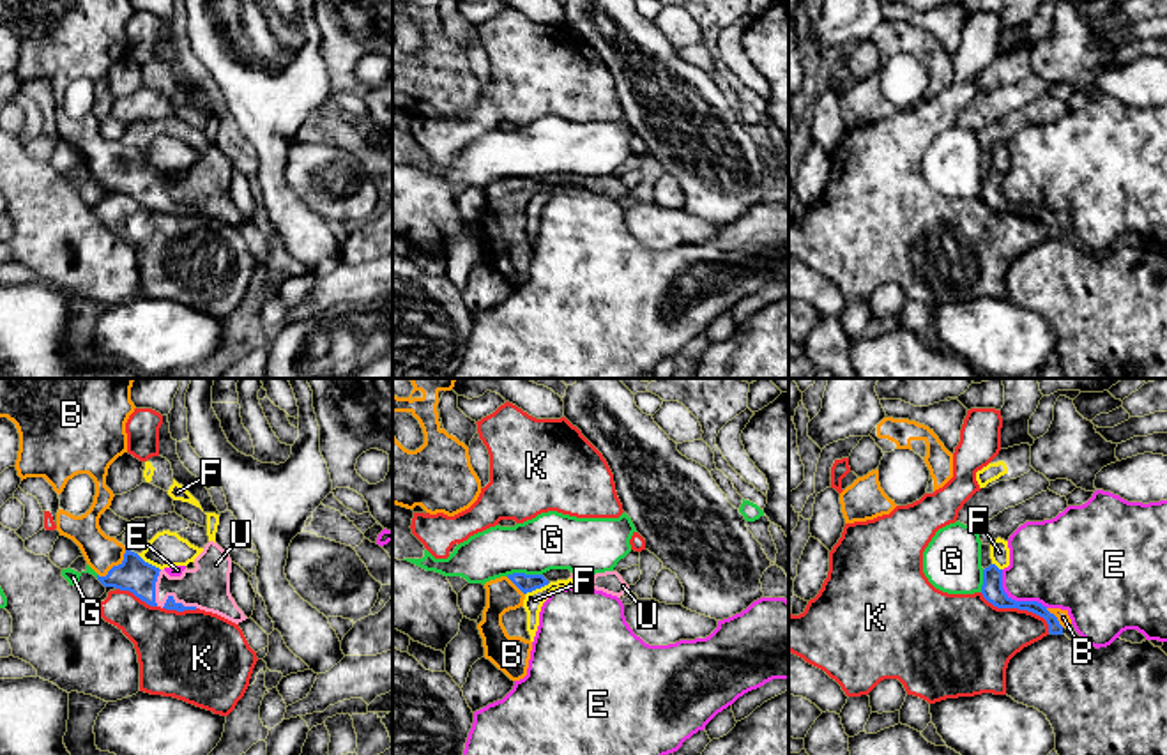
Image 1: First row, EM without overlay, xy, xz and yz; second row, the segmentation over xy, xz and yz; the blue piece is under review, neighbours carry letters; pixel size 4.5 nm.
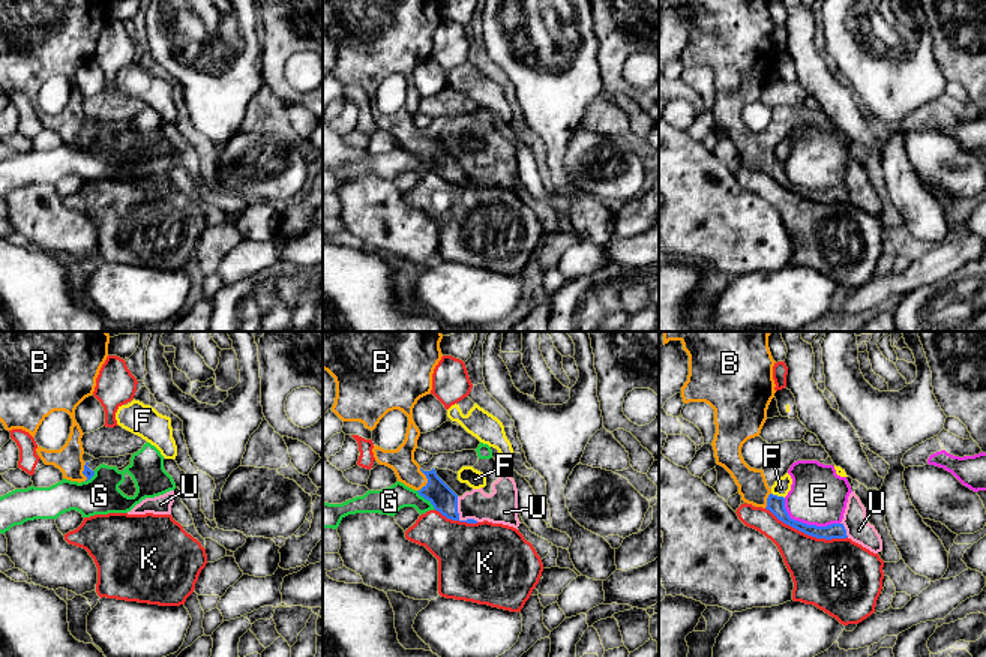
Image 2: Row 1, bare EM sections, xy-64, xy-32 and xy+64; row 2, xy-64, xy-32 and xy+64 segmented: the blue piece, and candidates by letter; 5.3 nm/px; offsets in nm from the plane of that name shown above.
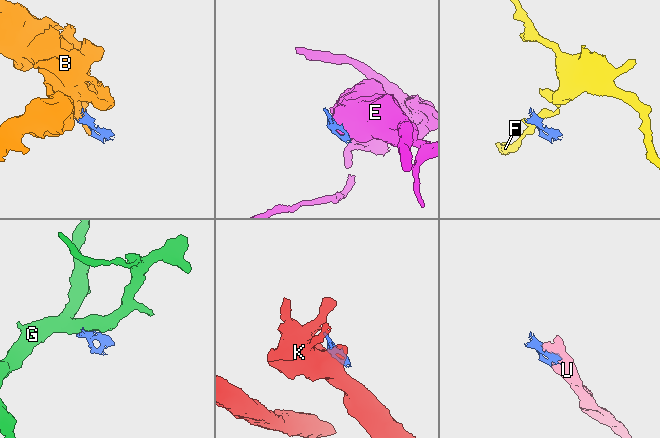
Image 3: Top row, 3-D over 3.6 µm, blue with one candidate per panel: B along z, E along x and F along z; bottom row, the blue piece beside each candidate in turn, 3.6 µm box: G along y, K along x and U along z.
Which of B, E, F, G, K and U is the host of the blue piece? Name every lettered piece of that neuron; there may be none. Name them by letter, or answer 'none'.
B, U

